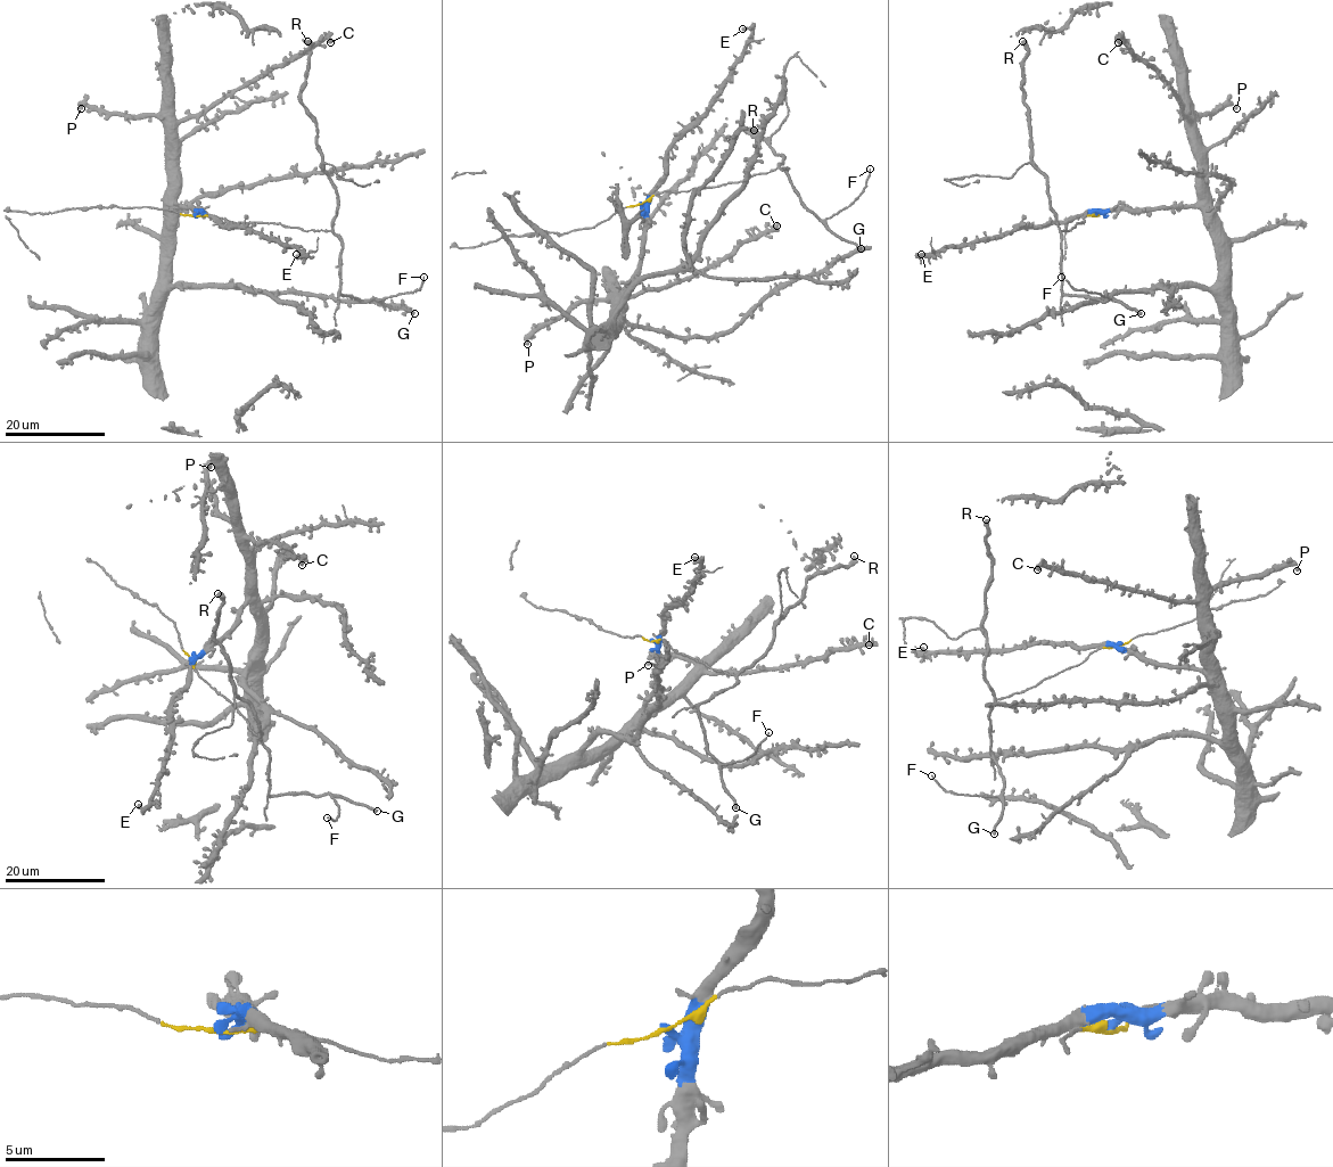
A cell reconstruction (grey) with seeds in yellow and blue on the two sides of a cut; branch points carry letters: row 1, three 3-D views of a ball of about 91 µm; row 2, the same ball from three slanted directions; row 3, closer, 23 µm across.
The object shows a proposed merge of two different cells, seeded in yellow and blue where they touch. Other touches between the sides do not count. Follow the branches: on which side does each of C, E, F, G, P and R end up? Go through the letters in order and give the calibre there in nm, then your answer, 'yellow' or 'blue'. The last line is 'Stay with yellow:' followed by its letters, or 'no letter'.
C: 500 nm thick; blue
E: 550 nm thick; blue
F: 100 nm thick; yellow
G: 400 nm thick; yellow
P: 400 nm thick; blue
R: 480 nm thick; yellow
Stay with yellow: F, G, R

